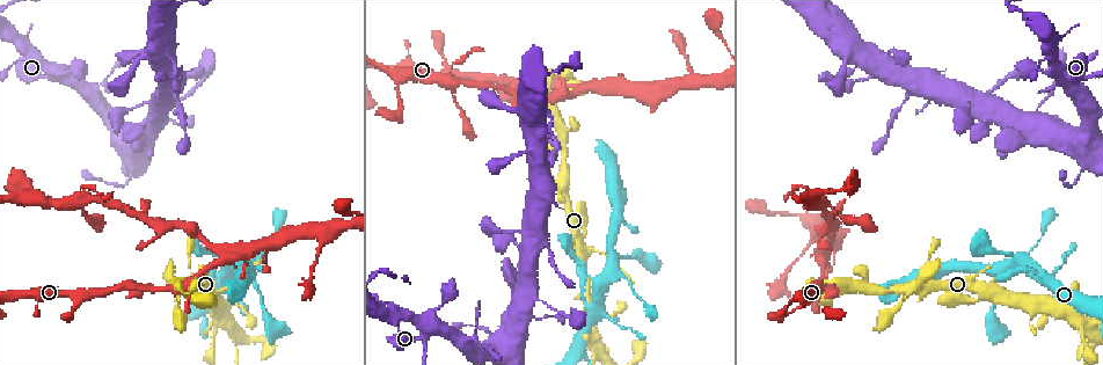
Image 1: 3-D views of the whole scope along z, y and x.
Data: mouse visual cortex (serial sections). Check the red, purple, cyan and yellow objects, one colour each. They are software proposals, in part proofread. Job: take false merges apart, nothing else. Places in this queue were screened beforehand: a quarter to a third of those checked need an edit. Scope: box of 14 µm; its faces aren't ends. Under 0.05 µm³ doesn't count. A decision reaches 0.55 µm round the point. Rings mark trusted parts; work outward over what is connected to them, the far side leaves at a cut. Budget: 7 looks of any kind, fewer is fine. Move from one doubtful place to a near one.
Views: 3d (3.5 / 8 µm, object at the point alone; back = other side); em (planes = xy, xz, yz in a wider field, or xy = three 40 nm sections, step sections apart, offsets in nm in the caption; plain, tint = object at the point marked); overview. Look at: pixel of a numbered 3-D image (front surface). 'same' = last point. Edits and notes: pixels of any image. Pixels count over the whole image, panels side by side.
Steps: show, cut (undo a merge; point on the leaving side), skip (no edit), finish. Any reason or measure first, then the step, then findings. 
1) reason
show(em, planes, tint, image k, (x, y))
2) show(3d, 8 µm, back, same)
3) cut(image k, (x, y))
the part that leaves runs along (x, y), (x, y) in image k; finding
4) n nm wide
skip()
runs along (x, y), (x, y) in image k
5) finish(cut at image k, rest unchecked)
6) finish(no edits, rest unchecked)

abrupt turn
show(em, planes, tint, image 1, (1053, 275))

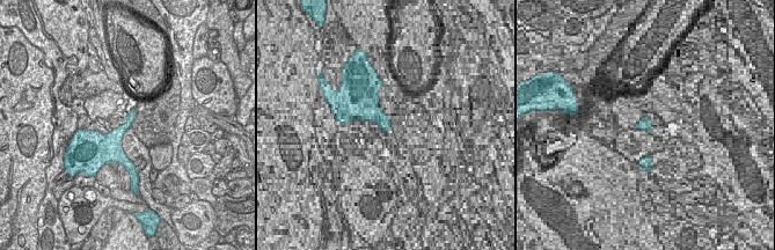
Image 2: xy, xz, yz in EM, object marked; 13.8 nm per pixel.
show(3d, 3.5 µm, same)

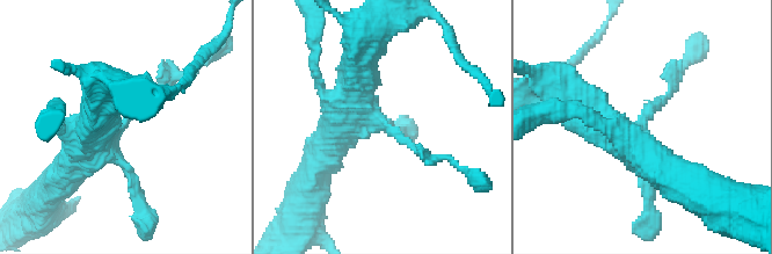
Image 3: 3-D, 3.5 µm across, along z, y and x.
skip()
runs along (77, 158), (169, 79) in image 3; continuous, no second cell

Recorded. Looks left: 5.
show(3d, 3.5 µm, image 1, (224, 256))

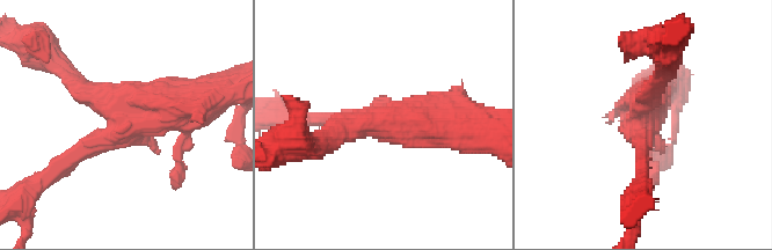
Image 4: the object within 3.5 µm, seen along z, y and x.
now the EM
show(em, xy, step 2, tint, image 4, (385, 121))

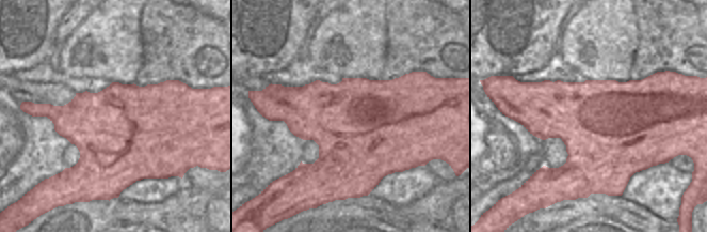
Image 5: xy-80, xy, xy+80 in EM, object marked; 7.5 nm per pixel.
another direction
show(em, xy, step 5, tint, same)

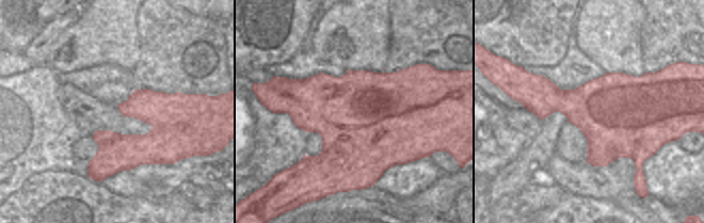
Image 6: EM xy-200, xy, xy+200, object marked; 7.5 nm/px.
skip()
all the same cell

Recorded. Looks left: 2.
finish(no edits, rest unchecked)

